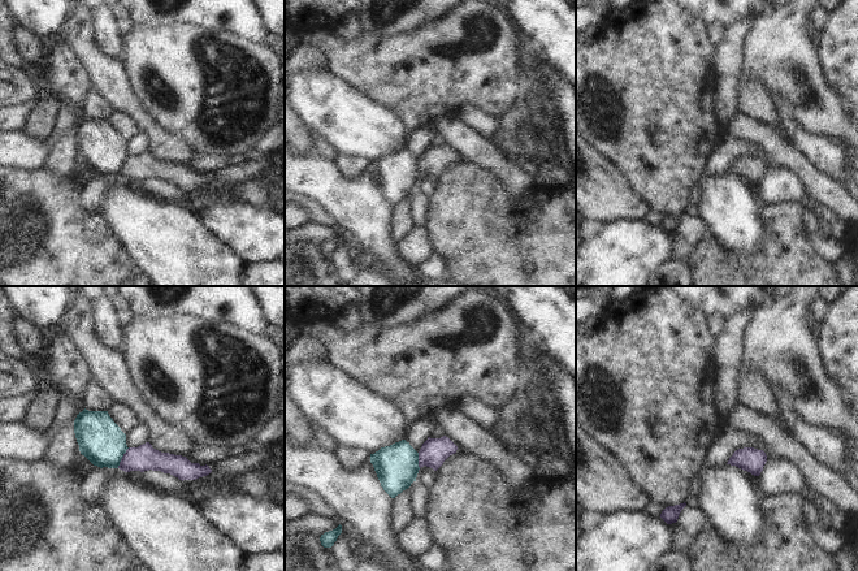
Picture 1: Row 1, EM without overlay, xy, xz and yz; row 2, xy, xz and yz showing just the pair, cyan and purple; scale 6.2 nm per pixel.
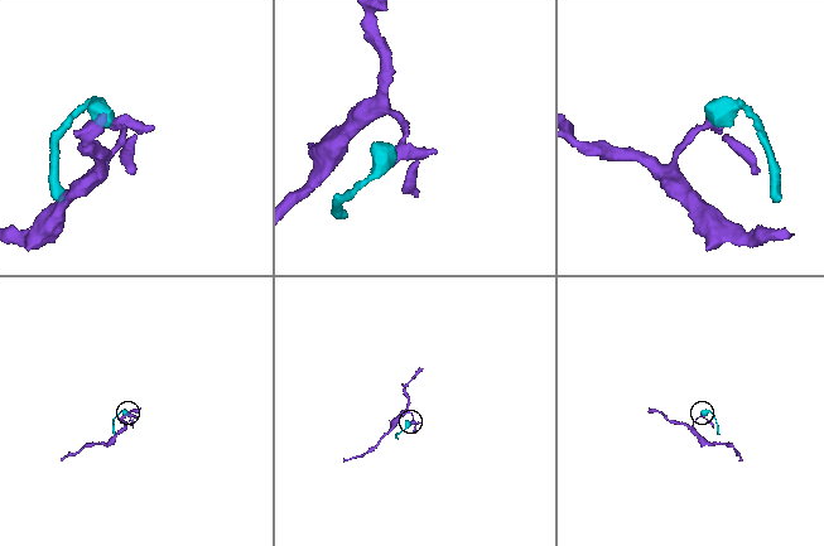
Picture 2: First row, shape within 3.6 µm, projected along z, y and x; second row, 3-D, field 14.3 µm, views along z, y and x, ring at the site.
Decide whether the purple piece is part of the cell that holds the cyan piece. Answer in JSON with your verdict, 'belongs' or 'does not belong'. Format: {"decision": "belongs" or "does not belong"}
{"decision": "does not belong"}

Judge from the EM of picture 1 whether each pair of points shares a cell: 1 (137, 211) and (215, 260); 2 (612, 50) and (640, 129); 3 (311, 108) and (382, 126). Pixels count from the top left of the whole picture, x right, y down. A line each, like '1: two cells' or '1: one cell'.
1: one cell
2: one cell
3: one cell

